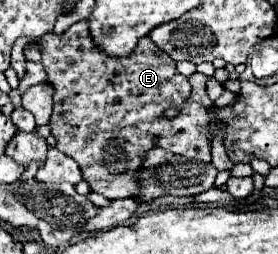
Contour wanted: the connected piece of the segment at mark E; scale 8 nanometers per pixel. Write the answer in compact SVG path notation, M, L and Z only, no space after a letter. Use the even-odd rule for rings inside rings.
M81 20L73 24L65 34L43 36L39 40L43 48L43 66L49 76L49 82L55 88L53 100L53 116L51 116L51 134L57 140L57 150L71 156L83 174L83 180L91 186L93 192L103 194L109 200L129 198L135 192L135 172L139 170L139 160L143 160L143 152L149 152L153 146L165 148L173 154L187 156L191 160L211 162L211 148L203 140L203 124L207 124L207 108L199 102L189 102L191 84L185 76L181 76L175 68L175 60L167 56L161 48L157 48L149 38L139 40L137 52L129 58L109 58L103 56L91 44L87 22ZM167 108L177 108L179 114L175 118L167 118Z

